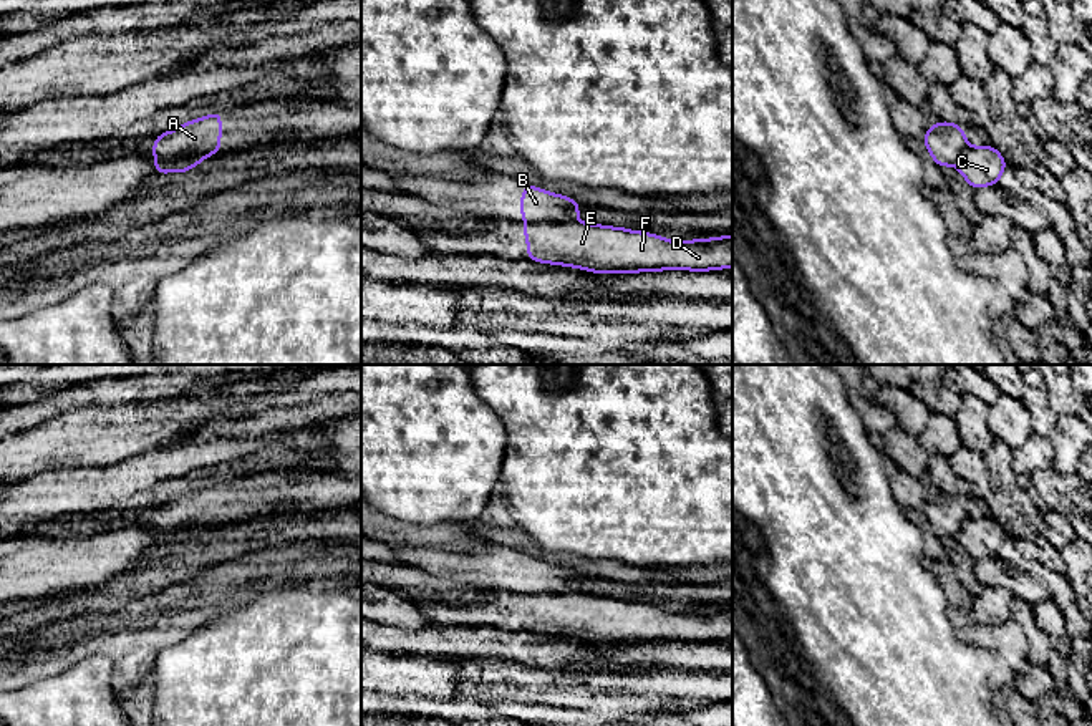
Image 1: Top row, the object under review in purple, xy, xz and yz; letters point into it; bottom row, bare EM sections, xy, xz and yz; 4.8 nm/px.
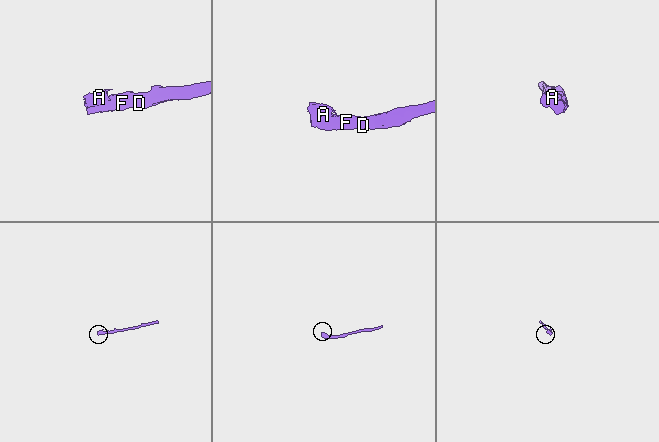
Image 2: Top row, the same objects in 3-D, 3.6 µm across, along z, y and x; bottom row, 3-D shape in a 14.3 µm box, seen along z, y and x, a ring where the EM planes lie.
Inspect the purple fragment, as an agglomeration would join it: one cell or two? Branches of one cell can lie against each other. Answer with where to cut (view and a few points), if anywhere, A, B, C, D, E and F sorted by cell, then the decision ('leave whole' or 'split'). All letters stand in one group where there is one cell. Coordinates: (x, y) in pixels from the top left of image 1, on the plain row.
cut in xz along (574, 590), (526, 594); A B / C D E F; split

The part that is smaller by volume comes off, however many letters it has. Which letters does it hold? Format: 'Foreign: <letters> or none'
Foreign: A, B

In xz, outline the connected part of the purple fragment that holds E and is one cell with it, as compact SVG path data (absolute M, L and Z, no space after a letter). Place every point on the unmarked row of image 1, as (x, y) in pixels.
M524 593L527 630L588 641L636 645L732 638L732 607L674 613L661 607L588 593Z

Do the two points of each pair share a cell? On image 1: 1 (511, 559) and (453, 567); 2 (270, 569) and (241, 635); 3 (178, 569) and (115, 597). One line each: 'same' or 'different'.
1: same
2: different
3: same

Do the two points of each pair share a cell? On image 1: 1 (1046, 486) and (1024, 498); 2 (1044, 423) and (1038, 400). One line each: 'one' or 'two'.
1: two
2: one

